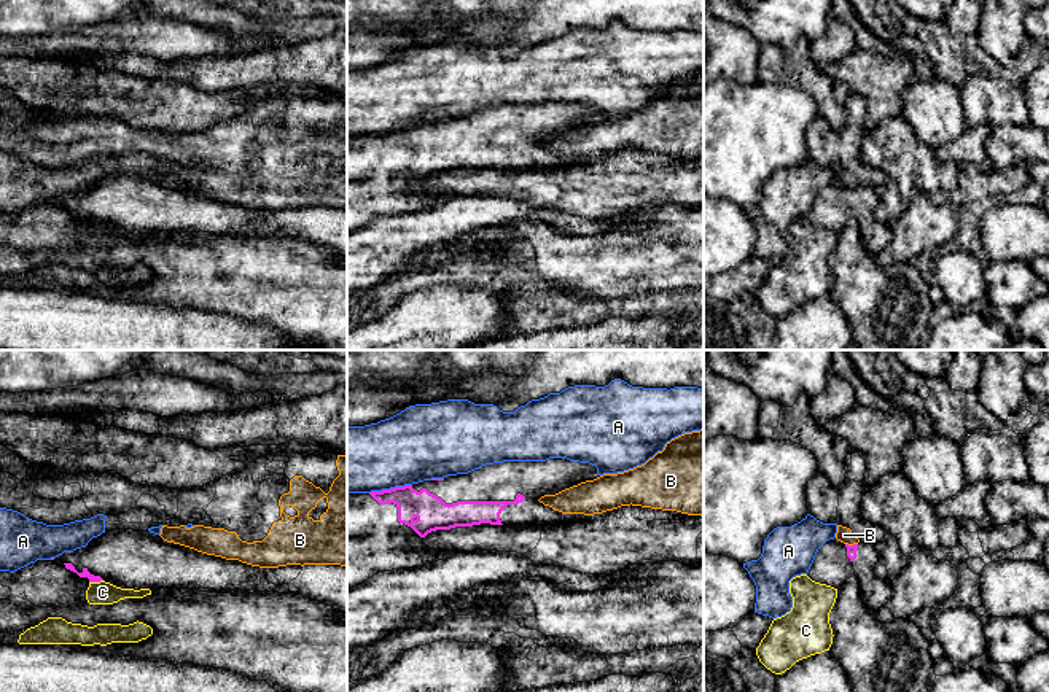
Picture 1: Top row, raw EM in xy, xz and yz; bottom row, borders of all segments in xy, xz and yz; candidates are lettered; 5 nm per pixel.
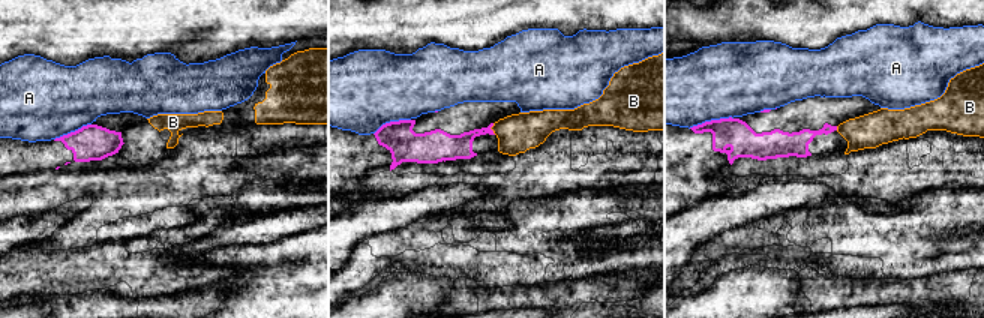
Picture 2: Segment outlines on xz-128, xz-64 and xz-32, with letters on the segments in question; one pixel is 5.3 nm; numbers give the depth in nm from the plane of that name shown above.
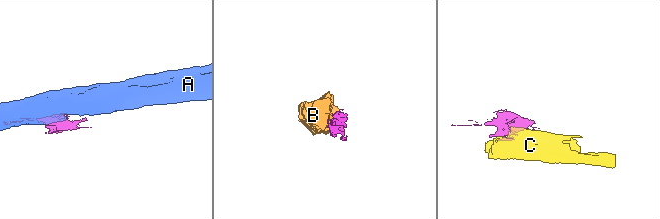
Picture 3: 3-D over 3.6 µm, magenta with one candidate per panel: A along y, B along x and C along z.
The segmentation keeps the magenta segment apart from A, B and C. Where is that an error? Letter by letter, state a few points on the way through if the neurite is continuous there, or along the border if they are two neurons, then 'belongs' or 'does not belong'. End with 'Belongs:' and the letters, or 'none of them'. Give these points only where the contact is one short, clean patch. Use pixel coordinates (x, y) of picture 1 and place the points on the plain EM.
A: does not belong
B: border yz (846, 186), (857, 188); does not belong
C: border xy (102, 223), (89, 226); does not belong
Belongs: none of them

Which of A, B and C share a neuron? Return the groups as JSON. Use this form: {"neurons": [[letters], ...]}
{"neurons": [["A"], ["B"], ["C"]]}

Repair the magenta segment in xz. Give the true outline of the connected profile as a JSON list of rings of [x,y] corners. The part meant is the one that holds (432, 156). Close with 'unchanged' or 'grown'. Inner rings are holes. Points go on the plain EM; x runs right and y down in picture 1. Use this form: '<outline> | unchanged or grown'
[[[567,102],[546,105],[503,105],[486,108],[468,118],[423,124],[371,137],[347,137],[347,234],[377,216],[425,210],[439,192],[430,192],[423,181],[436,173],[455,170],[570,167],[587,162],[584,157],[562,157],[538,143],[600,121],[589,107]]] | grown

